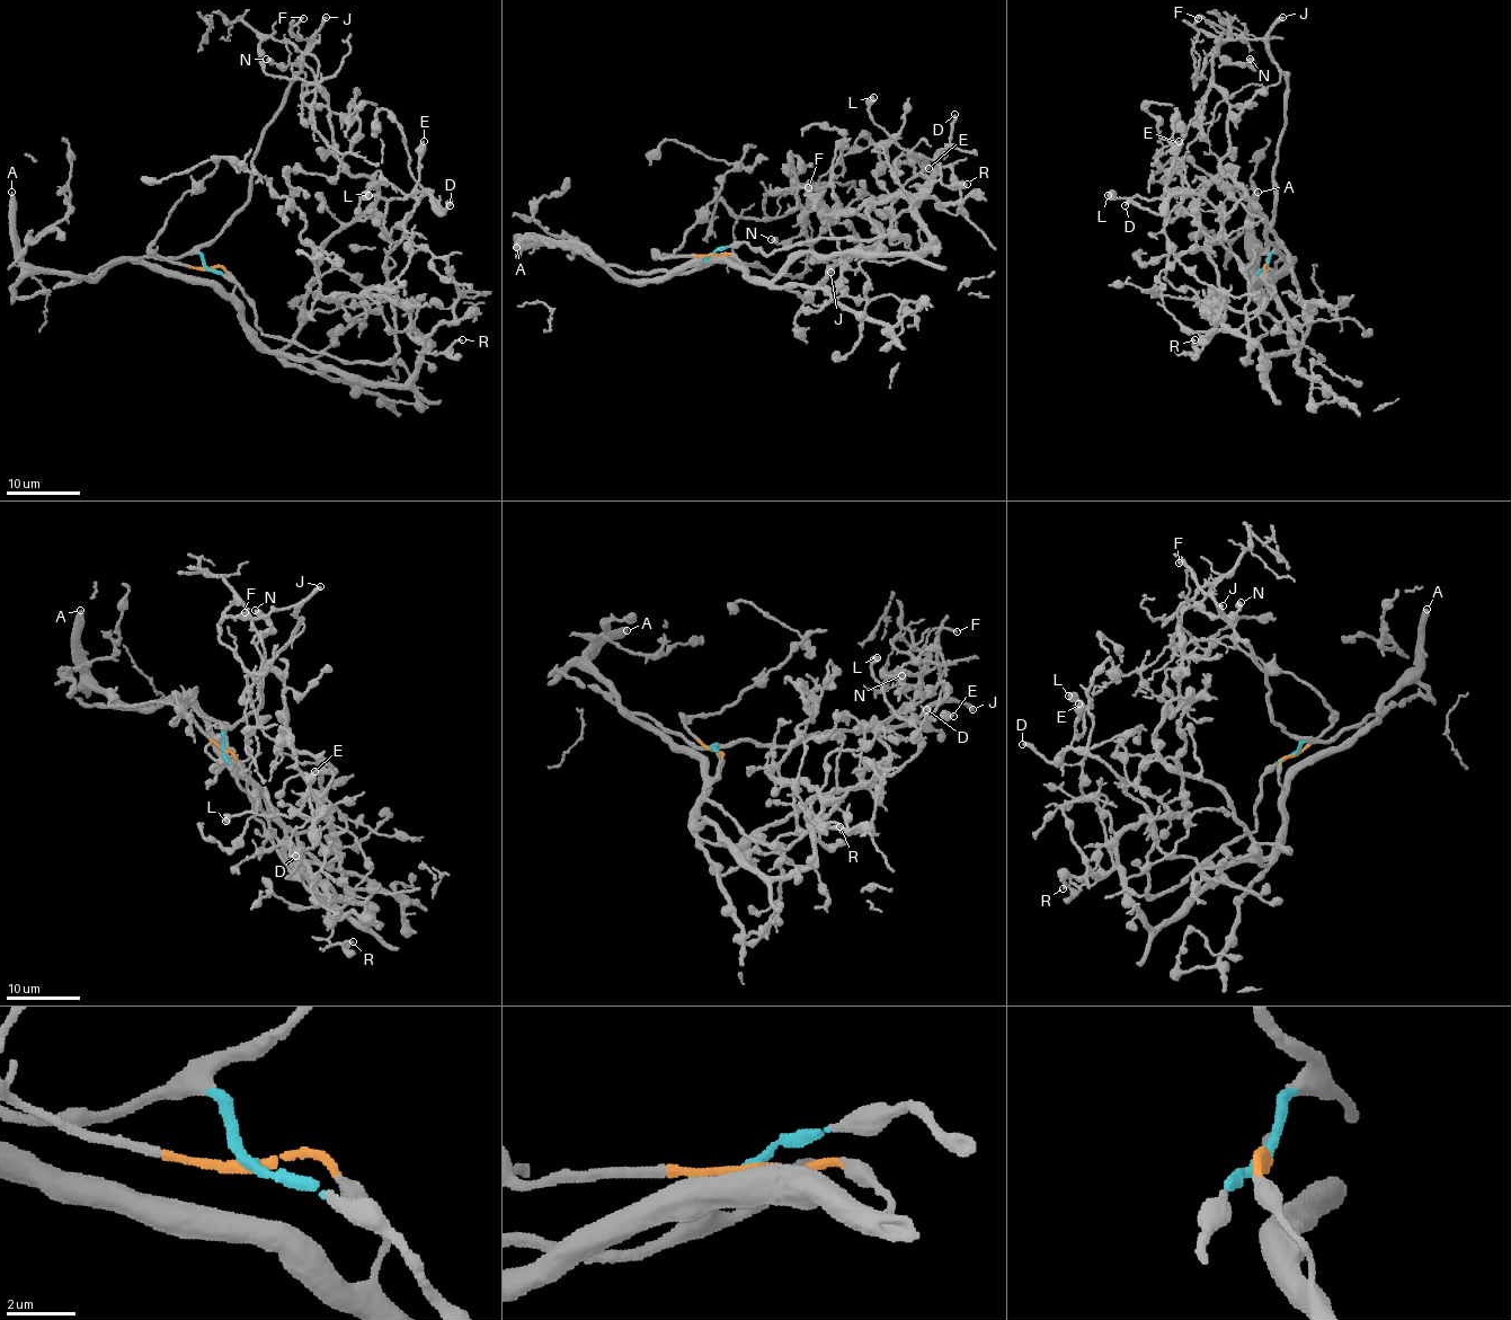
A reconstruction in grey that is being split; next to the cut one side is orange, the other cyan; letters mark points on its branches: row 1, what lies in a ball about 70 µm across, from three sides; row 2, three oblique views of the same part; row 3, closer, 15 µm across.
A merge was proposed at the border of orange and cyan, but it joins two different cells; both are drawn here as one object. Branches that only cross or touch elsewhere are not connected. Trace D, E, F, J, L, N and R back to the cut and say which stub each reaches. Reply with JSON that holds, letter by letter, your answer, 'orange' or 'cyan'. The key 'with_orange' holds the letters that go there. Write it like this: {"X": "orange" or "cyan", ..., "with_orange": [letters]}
{"D": "cyan", "E": "cyan", "F": "cyan", "J": "cyan", "L": "cyan", "N": "orange", "R": "orange", "with_orange": ["N", "R"]}

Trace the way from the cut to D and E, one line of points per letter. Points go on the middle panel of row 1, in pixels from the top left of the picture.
D: (712, 255), (745, 244), (769, 255), (815, 238), (903, 238), (891, 238), (891, 223), (931, 186), (954, 115)
E: (712, 255), (903, 238), (891, 223), (931, 186), (922, 156), (929, 168)

